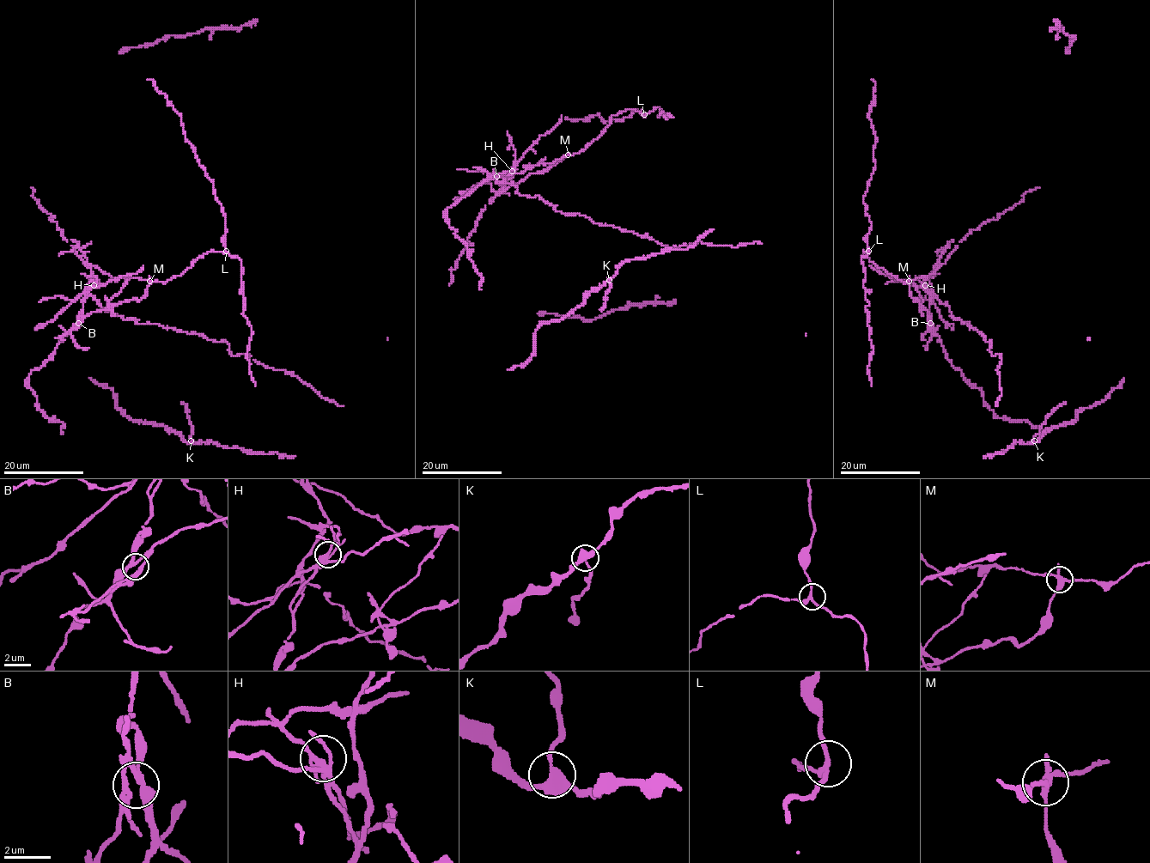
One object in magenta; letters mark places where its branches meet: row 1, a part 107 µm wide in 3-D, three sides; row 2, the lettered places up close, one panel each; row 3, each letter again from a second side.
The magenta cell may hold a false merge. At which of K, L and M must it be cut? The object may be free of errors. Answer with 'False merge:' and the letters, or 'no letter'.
False merge: M

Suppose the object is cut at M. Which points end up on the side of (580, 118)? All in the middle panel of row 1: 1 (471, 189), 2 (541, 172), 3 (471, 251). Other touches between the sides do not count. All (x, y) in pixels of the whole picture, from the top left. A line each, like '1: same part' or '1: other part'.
1: other part
2: same part
3: other part

